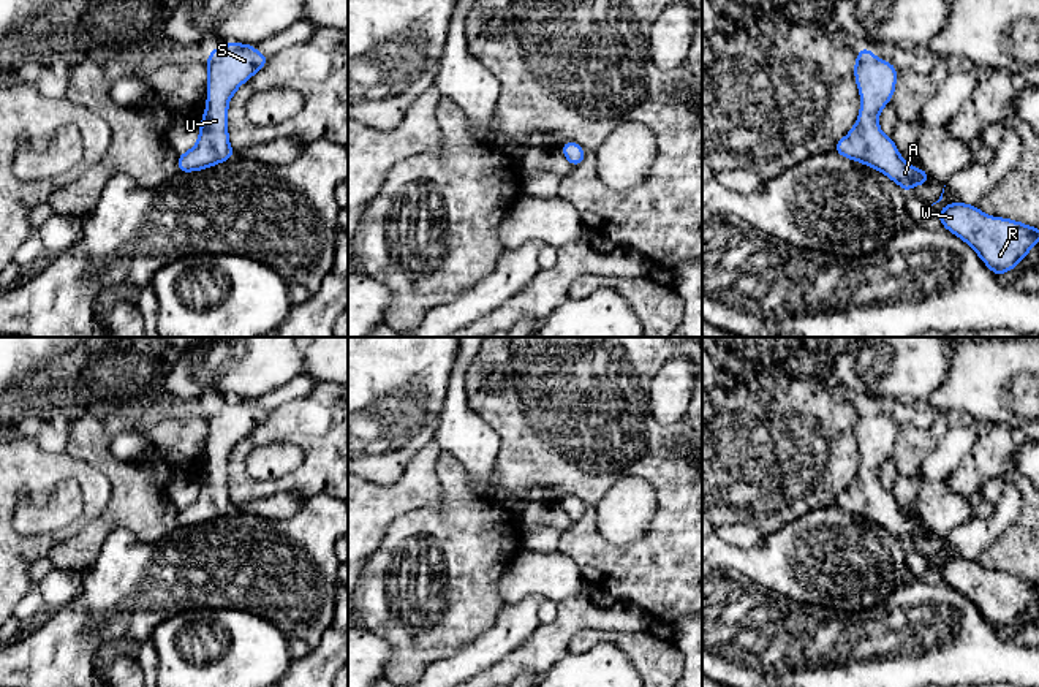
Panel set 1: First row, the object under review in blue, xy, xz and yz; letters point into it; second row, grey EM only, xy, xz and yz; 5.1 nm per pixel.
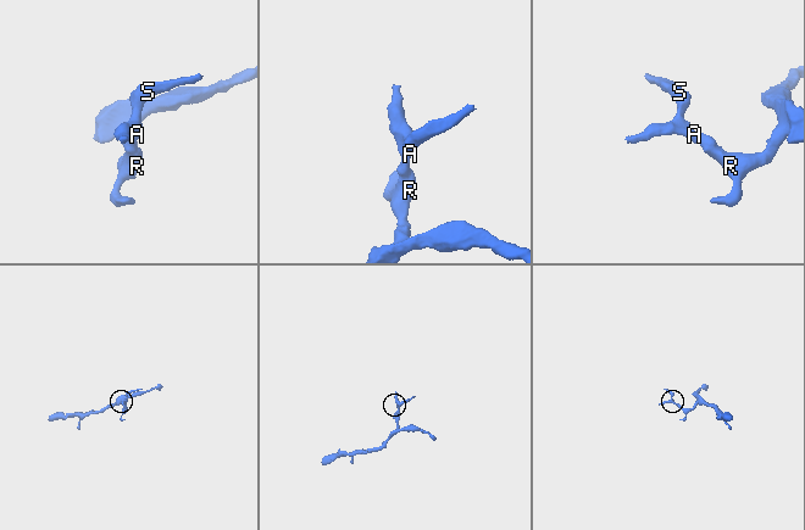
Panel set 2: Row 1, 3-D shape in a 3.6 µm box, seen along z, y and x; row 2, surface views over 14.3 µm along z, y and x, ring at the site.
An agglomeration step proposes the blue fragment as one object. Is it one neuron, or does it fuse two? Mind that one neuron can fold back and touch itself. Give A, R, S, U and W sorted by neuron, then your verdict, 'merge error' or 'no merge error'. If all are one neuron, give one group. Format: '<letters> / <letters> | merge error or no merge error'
A R S U W | no merge error

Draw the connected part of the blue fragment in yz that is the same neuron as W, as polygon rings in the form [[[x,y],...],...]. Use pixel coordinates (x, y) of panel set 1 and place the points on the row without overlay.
[[[950,557],[936,568],[944,583],[968,597],[995,630],[1015,622],[1039,594],[1039,584],[987,571],[977,560]]]

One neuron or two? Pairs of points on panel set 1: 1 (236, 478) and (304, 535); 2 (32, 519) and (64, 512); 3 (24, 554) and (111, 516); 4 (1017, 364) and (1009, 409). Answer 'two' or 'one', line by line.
1: two
2: one
3: two
4: one

